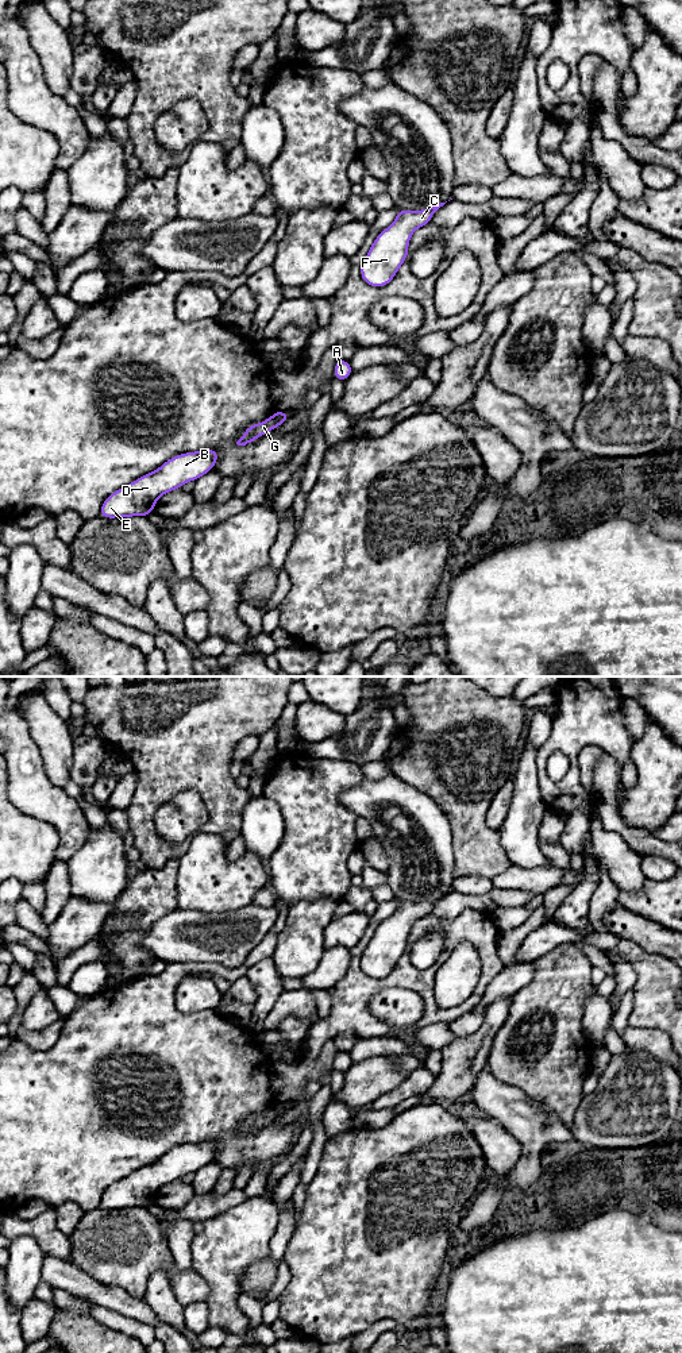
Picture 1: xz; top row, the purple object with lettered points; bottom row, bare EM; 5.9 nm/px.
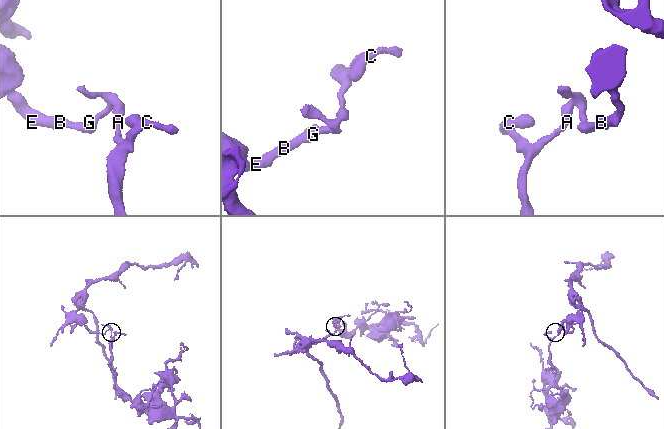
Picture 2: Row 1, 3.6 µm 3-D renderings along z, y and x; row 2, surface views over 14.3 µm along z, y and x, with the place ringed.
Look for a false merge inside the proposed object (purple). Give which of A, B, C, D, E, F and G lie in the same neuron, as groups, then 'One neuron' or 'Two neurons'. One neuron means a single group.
Groups: A C F / B D E G. Two neurons

